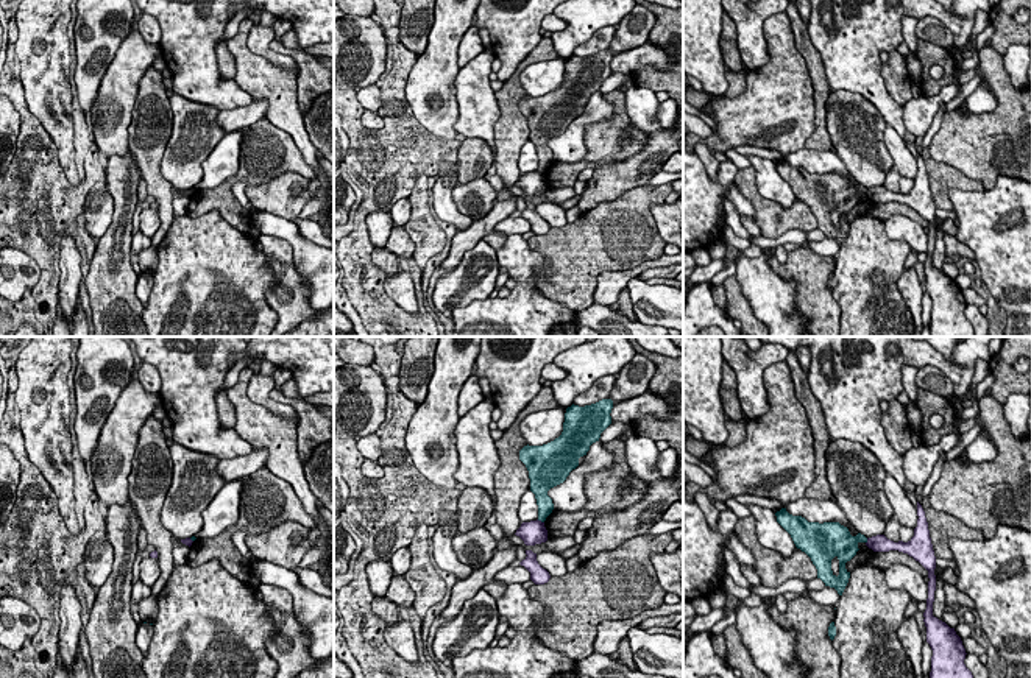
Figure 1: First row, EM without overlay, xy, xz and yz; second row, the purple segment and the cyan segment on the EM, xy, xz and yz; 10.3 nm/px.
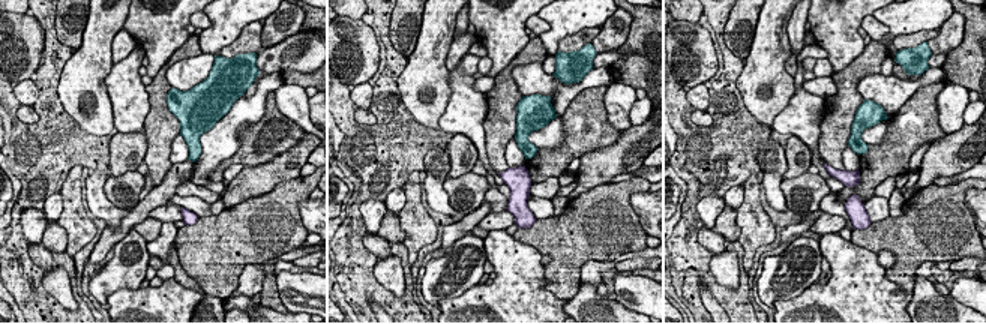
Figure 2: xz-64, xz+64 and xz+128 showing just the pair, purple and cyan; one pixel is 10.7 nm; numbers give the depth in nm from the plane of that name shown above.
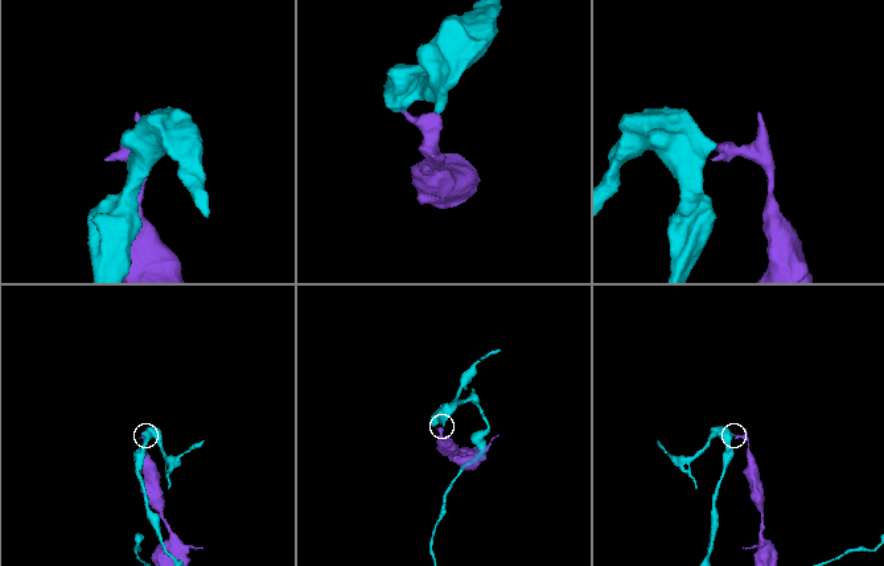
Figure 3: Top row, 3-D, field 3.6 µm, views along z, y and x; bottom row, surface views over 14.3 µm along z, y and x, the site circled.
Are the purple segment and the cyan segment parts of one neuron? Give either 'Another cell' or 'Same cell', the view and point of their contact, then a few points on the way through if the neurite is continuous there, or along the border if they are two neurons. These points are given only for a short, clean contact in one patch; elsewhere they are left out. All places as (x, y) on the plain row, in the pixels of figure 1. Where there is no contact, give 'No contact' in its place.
Another cell. Touches purple at xz (540, 172). Boundary: xz (537, 170), (543, 173)

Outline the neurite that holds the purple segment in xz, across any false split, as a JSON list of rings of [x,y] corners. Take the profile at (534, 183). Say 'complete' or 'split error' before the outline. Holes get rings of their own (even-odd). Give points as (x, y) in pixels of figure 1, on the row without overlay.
complete; [[[538,170],[523,173],[515,185],[519,187],[526,196],[535,196],[547,192],[547,181],[544,178],[544,173]]]

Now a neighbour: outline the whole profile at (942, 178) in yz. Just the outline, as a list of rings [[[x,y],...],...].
[[[923,148],[920,156],[925,162],[936,209],[953,210],[953,204],[948,196],[950,189],[984,192],[981,181],[970,179],[962,171],[934,161],[930,156],[928,148]]]

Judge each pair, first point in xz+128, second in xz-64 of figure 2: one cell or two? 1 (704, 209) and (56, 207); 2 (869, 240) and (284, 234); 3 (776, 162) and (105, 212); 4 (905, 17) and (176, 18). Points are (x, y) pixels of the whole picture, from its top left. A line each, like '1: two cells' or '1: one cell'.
1: two cells
2: one cell
3: one cell
4: two cells

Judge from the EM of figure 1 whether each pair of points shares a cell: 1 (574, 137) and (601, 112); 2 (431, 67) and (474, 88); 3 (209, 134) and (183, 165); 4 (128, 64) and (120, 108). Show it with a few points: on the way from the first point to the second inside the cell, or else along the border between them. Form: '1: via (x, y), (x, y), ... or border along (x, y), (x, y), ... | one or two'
1: via (576, 130), (593, 112) | one
2: border along (460, 69), (454, 81), (457, 116) | two
3: via (201, 142), (186, 158) | one
4: via (124, 75), (120, 97) | one

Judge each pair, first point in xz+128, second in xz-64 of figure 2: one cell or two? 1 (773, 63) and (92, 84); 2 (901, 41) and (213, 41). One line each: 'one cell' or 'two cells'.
1: one cell
2: two cells

